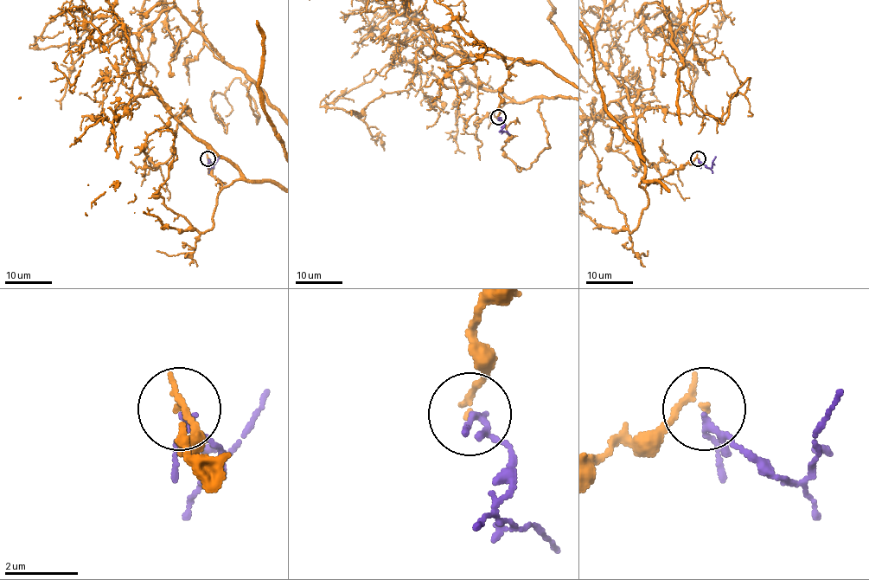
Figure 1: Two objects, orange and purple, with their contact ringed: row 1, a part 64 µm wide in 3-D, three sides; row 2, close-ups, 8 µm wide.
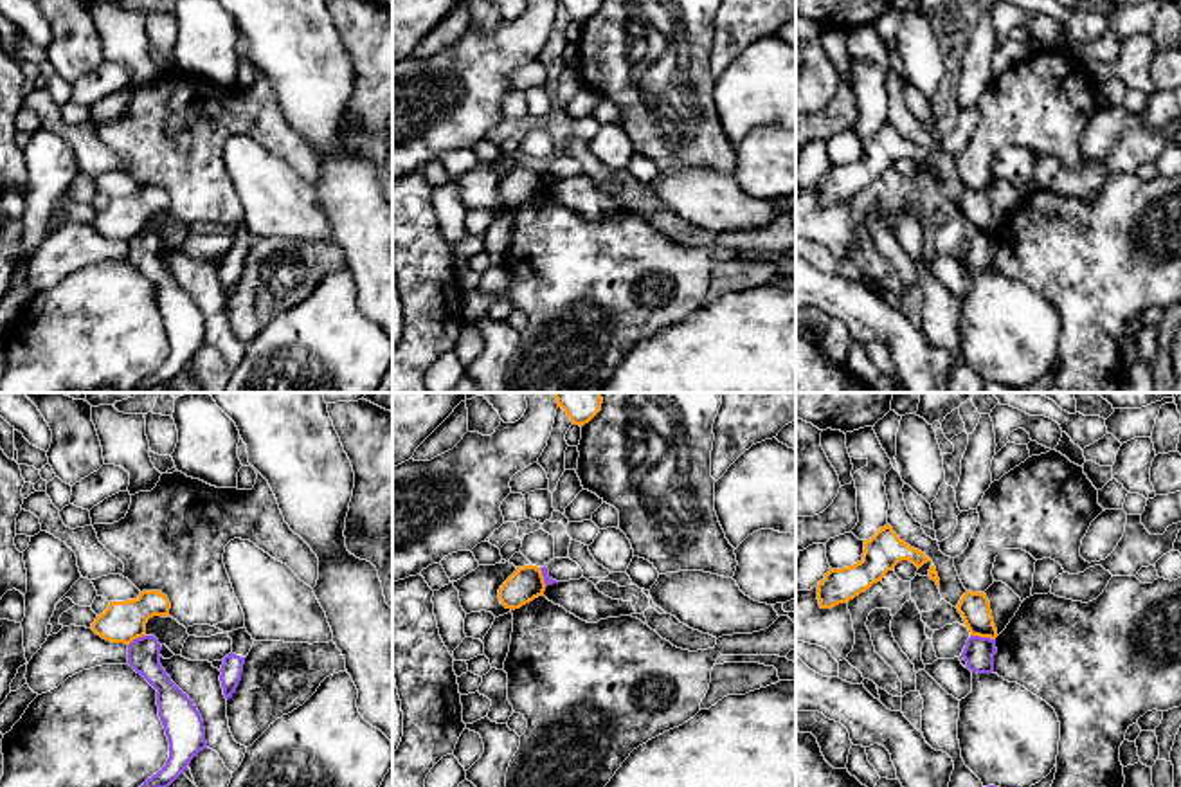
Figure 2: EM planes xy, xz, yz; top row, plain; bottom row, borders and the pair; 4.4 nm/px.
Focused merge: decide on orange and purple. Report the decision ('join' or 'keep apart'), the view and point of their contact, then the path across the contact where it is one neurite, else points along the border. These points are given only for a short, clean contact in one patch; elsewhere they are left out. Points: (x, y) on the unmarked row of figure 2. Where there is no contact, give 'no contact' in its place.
keep apart; meets orange in yz at (983, 233); border along yz (971, 231), (994, 236)

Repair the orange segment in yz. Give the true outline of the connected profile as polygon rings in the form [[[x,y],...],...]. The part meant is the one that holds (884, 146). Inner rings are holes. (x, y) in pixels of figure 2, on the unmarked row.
[[[889,121],[880,124],[870,137],[864,137],[862,157],[843,166],[832,166],[817,180],[821,205],[848,200],[873,180],[880,178],[888,167],[902,157],[909,157],[918,166],[929,158],[922,148],[906,140]]]

